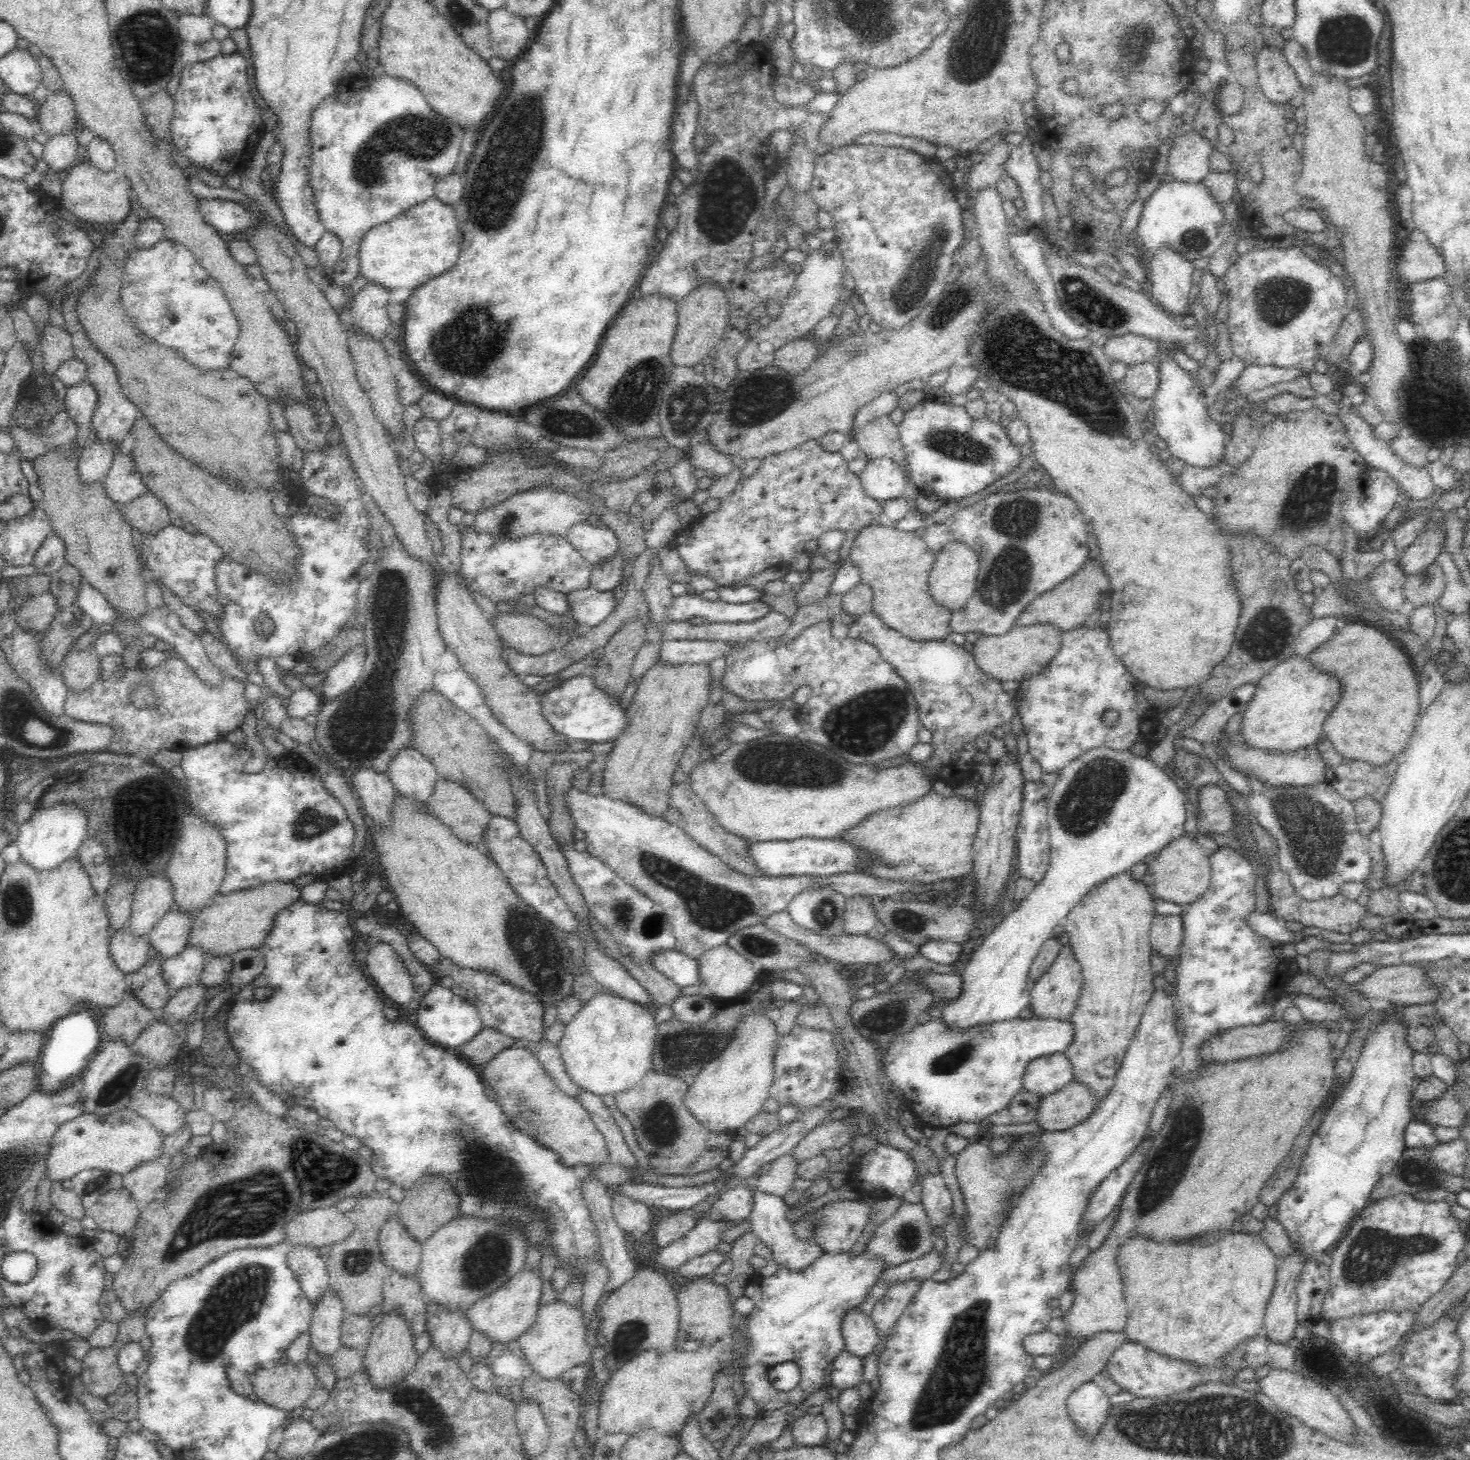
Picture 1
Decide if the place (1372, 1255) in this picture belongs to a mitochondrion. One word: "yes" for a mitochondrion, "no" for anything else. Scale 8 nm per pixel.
yes

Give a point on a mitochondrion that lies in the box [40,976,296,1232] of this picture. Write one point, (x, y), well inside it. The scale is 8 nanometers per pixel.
(115, 1087)

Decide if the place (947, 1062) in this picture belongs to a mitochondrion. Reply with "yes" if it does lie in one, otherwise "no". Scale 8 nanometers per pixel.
yes

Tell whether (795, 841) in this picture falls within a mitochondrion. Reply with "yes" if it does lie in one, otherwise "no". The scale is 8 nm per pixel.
no

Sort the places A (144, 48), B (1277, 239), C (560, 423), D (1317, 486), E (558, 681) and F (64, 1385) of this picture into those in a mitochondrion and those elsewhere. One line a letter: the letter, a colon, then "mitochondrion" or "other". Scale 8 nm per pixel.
A: mitochondrion
B: other
C: mitochondrion
D: mitochondrion
E: other
F: other

